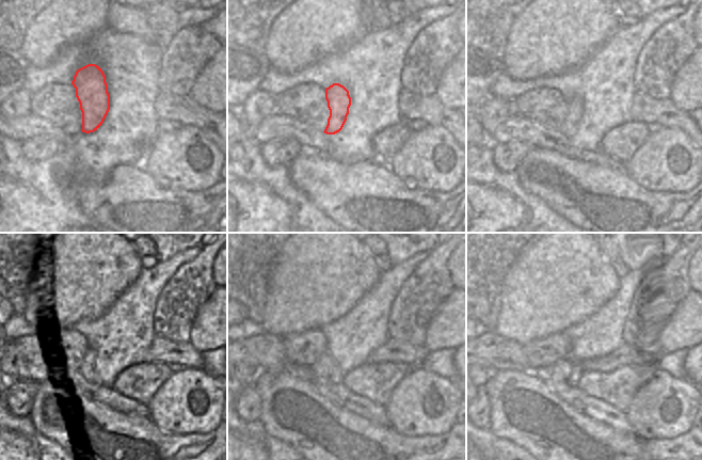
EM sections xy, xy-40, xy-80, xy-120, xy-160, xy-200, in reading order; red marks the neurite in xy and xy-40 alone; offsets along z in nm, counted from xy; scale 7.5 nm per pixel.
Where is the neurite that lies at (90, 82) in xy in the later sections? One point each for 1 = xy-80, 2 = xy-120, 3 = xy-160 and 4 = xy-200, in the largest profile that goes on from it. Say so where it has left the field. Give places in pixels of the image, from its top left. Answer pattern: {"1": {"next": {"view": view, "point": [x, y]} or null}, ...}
{"1": {"next": {"view": "xy-80", "point": [575, 107]}}, "2": {"next": {"view": "xy-120", "point": [86, 366]}}, "3": {"next": {"view": "xy-160", "point": [324, 371]}}, "4": {"next": {"view": "xy-200", "point": [562, 375]}}}

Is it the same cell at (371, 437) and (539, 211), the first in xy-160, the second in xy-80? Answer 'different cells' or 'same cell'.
different cells

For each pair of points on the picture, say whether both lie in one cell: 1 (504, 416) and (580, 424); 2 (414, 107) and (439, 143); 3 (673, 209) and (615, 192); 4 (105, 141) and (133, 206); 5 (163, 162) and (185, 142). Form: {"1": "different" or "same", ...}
{"1": "same", "2": "different", "3": "same", "4": "different", "5": "same"}

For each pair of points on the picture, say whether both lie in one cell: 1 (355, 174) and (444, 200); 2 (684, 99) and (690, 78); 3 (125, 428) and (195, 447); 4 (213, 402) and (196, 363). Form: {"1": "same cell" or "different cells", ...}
{"1": "same cell", "2": "same cell", "3": "same cell", "4": "different cells"}

